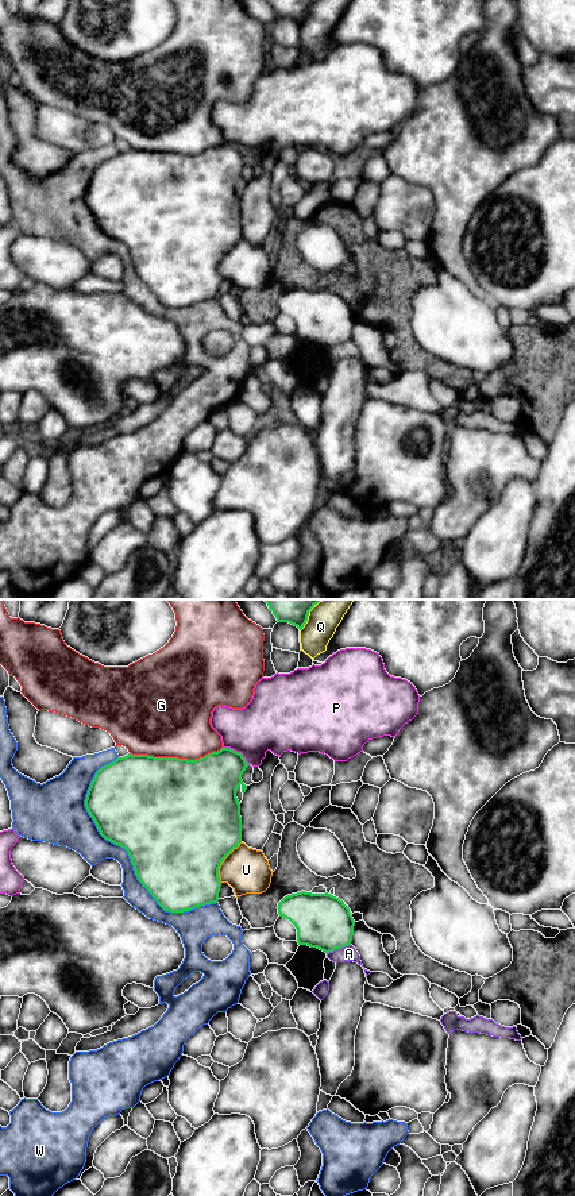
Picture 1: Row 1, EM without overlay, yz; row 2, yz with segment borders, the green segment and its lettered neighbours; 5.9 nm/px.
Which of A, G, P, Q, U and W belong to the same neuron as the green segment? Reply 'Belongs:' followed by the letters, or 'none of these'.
Belongs: none of these

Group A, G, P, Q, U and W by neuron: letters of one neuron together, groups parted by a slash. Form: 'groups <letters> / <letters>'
groups A / G / P / Q / U / W

